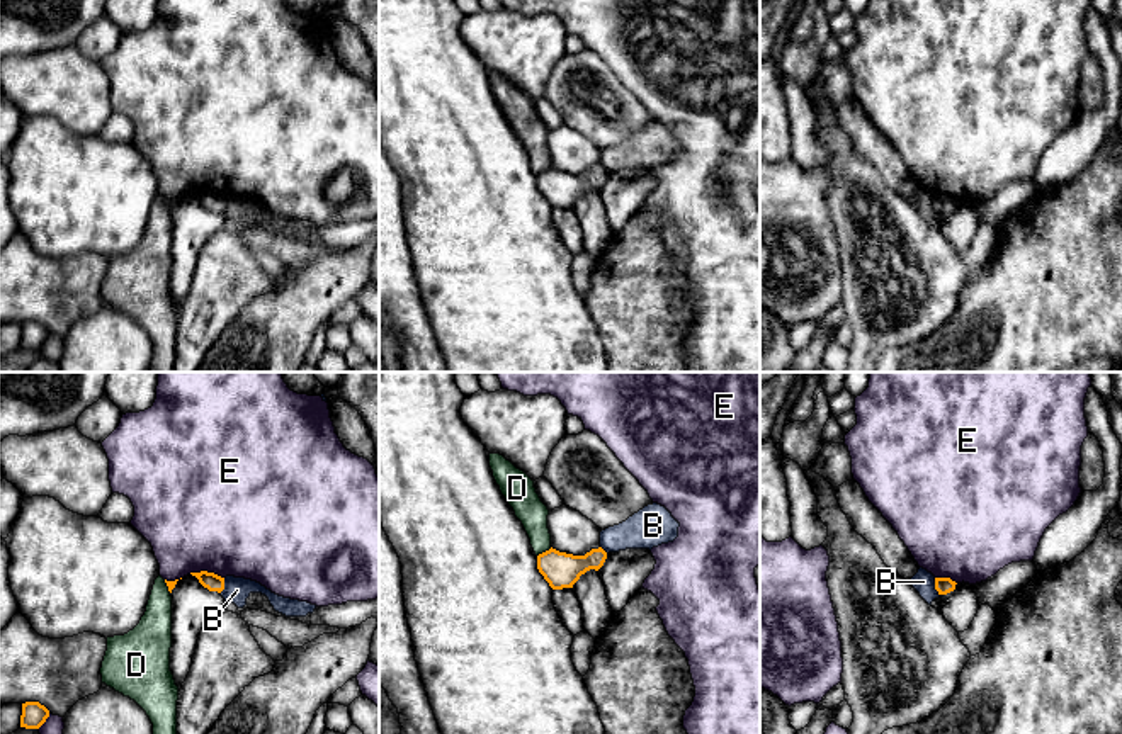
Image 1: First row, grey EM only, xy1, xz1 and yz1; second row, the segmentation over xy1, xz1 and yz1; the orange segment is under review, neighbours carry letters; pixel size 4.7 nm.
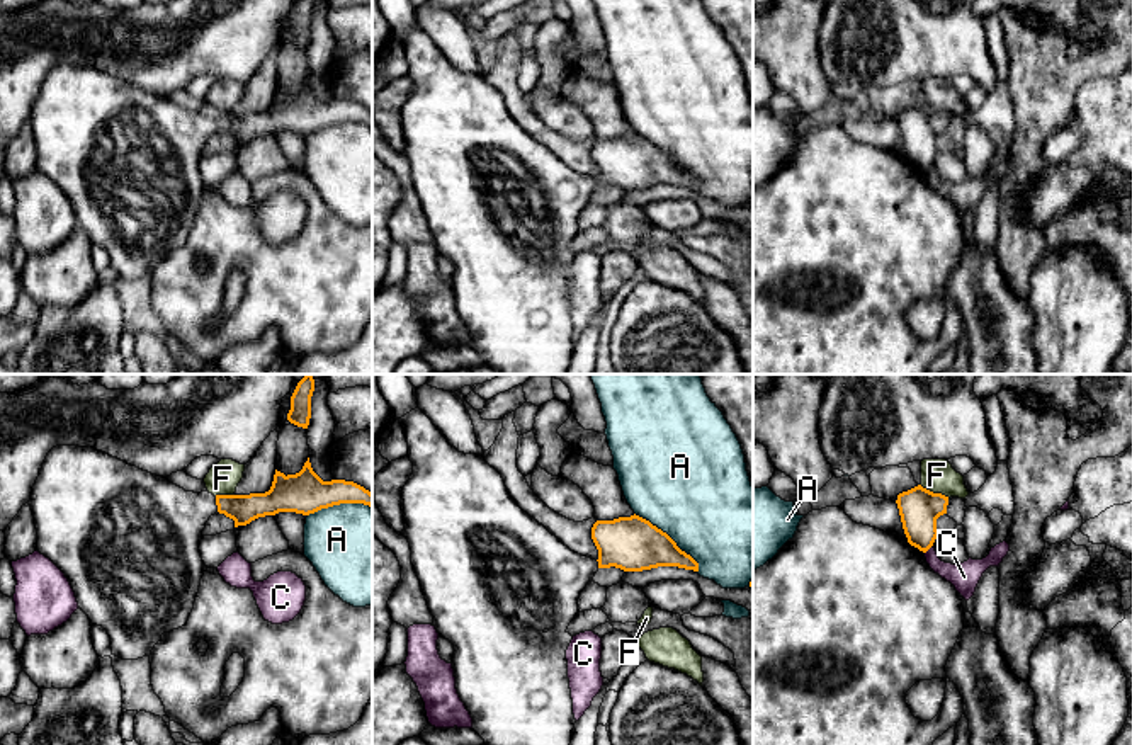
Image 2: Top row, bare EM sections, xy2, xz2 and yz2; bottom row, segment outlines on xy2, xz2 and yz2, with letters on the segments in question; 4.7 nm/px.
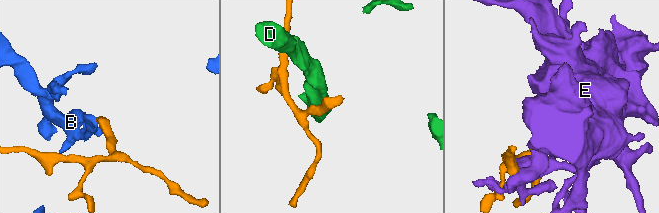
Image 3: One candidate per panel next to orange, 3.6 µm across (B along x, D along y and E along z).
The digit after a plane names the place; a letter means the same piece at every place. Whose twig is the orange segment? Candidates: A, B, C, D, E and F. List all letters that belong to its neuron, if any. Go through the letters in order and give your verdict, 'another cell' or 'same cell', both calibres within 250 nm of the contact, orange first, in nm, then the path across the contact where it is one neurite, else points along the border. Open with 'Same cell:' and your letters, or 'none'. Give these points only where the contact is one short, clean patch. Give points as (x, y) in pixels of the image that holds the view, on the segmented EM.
Same cell: none
A: another cell | 260/480 nm
B: another cell | 80/110 nm | along yz1 (934, 578), (934, 588), (939, 595)
C: another cell | 190/140 nm | along yz2 (932, 545), (925, 553)
D: another cell | 170/140 nm
E: another cell | 80/500 nm
F: another cell | 190/160 nm | along yz2 (920, 483), (949, 497)

